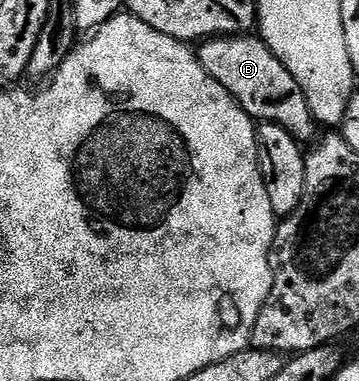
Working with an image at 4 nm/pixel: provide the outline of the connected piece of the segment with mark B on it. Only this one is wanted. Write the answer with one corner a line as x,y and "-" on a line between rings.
218,36
202,41
200,46
201,67
233,97
234,103
250,118
279,124
302,144
312,143
318,137
319,123
313,117
312,105
303,88
299,88
295,76
287,72
284,64
260,37

